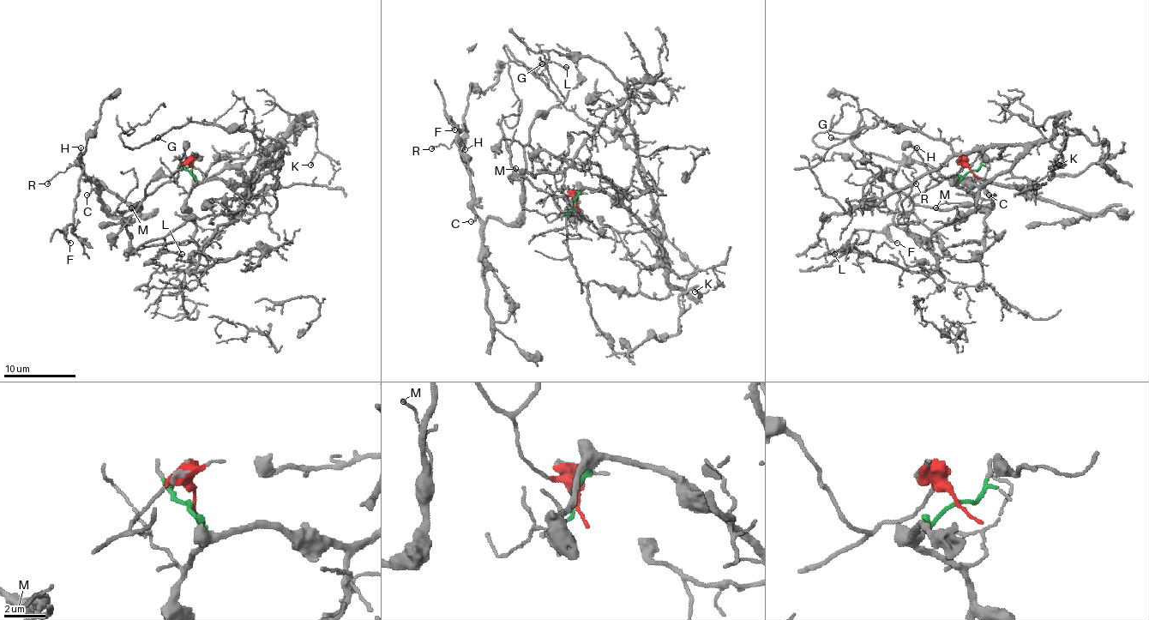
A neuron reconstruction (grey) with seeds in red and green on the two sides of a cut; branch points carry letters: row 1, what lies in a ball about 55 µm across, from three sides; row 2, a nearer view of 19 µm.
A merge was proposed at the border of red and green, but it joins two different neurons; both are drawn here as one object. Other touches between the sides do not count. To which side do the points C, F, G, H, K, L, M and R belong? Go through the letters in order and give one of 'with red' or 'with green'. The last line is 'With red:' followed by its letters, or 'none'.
C: with red
F: with red
G: with green
H: with red
K: with green
L: with green
M: with red
R: with red
With red: C, F, H, M, R

